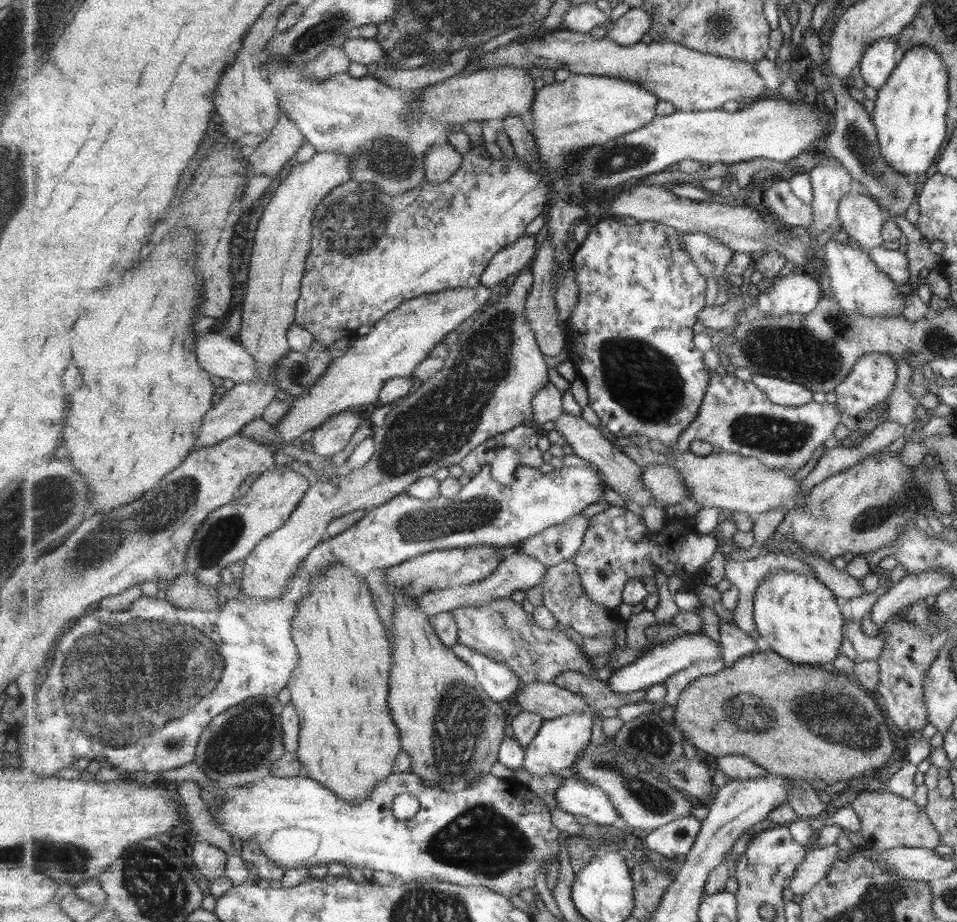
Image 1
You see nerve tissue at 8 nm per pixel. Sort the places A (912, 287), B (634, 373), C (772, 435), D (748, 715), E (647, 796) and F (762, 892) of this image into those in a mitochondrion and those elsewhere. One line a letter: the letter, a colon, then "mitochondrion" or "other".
A: other
B: mitochondrion
C: mitochondrion
D: mitochondrion
E: mitochondrion
F: mitochondrion

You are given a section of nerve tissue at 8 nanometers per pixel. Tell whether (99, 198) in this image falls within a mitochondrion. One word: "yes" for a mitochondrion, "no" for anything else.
no

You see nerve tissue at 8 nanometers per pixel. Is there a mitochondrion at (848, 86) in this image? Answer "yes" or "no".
no

